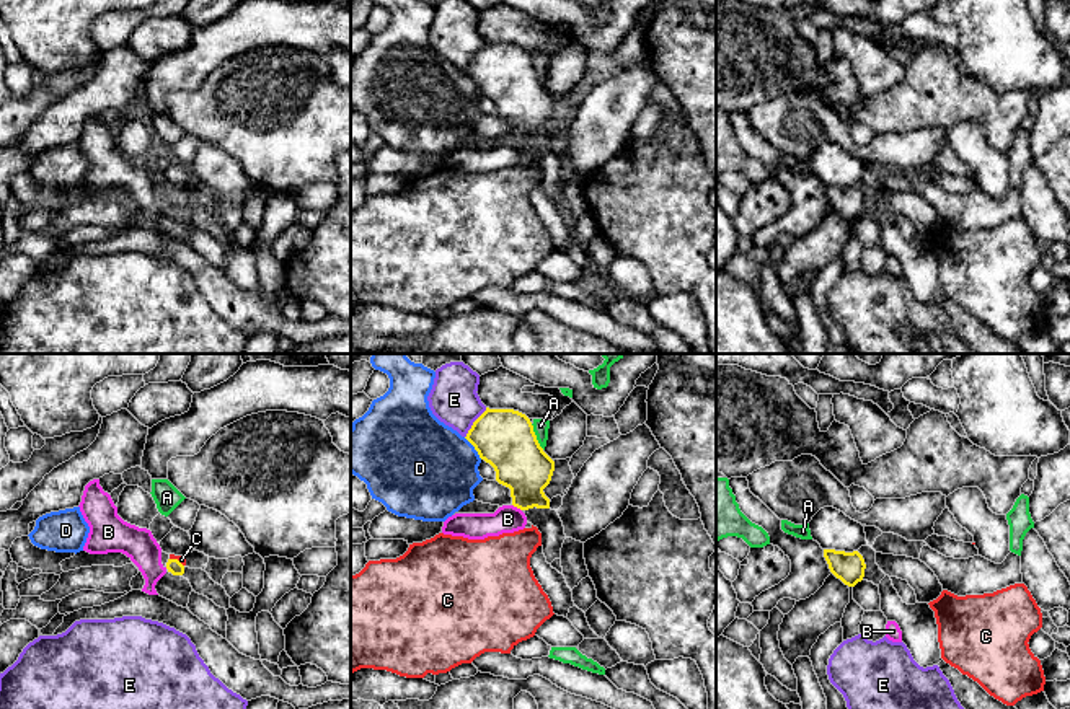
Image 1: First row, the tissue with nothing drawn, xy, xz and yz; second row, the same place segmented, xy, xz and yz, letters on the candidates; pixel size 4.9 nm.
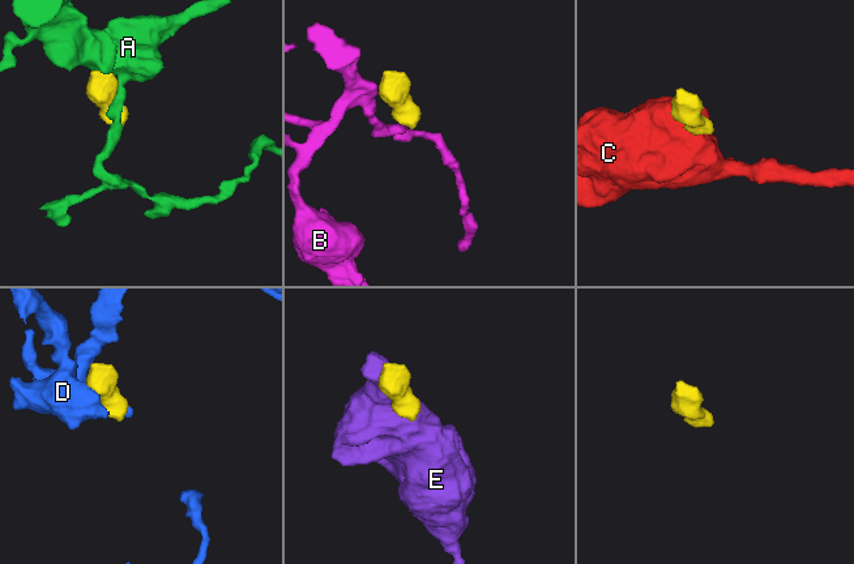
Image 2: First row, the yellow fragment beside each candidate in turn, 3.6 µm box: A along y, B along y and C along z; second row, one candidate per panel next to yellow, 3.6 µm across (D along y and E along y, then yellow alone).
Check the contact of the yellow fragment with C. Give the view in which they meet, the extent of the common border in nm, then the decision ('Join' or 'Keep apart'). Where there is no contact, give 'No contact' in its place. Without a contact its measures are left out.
Touches yellow in xy. Shared border 80 nm. Join

